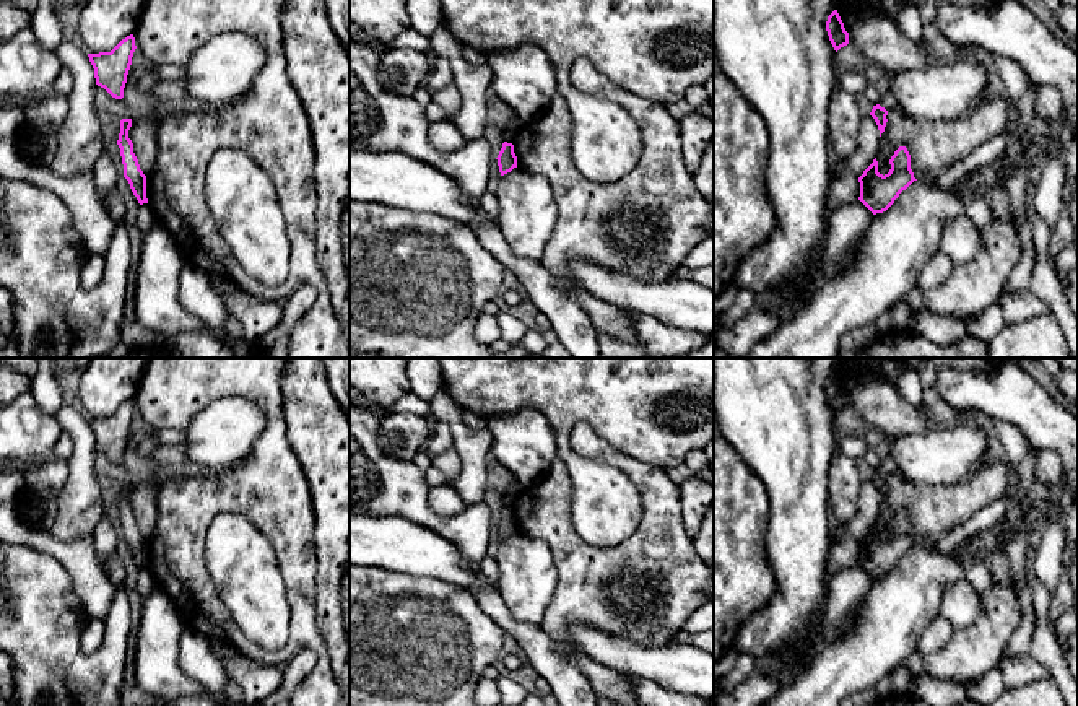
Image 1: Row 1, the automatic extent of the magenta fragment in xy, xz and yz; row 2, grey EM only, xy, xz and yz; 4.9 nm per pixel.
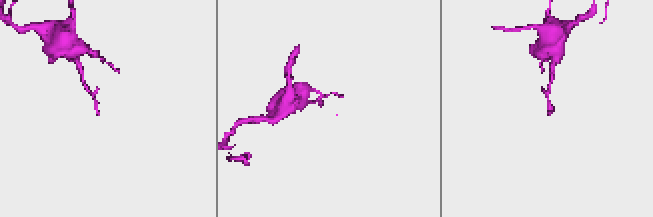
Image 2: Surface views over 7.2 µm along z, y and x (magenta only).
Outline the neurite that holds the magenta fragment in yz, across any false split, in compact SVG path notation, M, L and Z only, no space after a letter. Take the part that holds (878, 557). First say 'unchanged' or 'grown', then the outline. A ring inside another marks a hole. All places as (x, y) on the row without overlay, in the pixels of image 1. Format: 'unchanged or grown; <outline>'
unchanged; M899 511L889 524L891 534L888 538L878 537L876 522L858 542L860 561L858 564L873 577L886 576L902 555L914 545L911 534L911 519L906 511Z

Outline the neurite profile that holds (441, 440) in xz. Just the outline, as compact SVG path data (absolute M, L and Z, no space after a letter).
M433 421L433 431L426 444L426 452L434 459L436 455L454 449L452 431L444 421Z

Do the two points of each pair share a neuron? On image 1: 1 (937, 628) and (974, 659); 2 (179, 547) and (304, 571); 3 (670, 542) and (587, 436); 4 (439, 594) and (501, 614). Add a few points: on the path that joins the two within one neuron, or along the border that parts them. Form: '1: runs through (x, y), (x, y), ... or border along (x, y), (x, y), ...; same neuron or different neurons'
1: border along (955, 630), (938, 649), (924, 656); different neurons
2: runs through (208, 509), (215, 503), (251, 503), (282, 534); same neuron
3: runs through (662, 513), (660, 496), (628, 464), (617, 459); same neuron
4: border along (470, 591), (478, 605), (506, 633); different neurons

